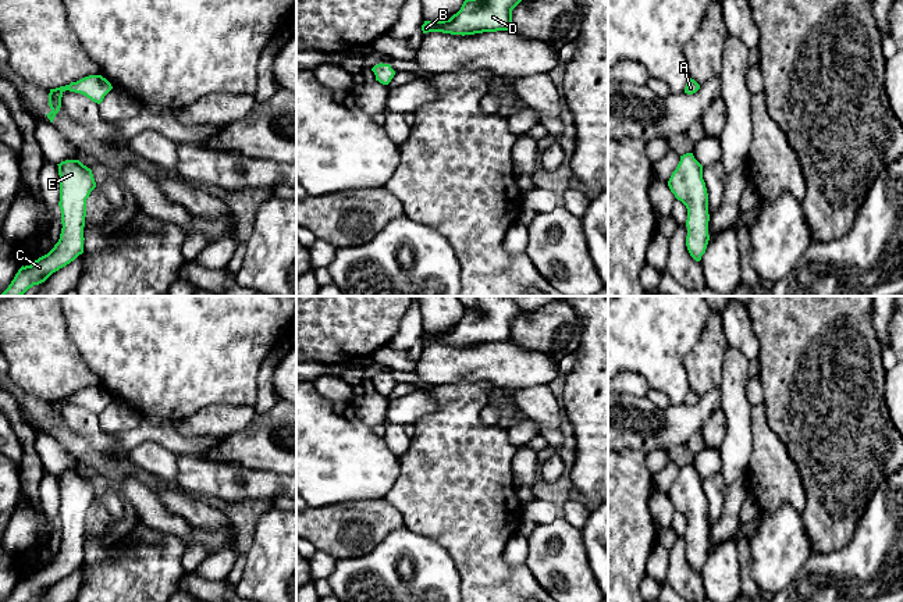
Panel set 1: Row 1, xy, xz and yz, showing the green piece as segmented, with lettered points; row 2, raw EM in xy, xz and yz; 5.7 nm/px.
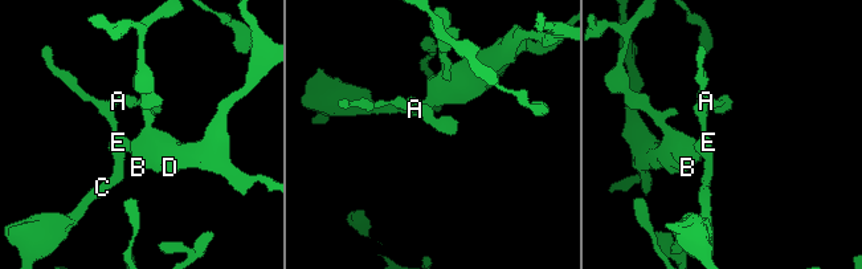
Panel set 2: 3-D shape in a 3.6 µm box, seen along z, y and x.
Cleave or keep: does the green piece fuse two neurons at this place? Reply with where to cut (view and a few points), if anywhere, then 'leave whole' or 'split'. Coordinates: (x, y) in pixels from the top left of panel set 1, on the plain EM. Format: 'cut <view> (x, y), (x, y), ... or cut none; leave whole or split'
cut none; leave whole

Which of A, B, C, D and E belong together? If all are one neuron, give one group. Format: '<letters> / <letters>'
A B C D E

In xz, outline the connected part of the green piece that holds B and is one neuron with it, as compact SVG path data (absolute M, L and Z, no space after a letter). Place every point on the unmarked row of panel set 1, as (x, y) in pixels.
M474 296L476 309L465 309L461 321L449 331L424 332L423 345L474 346L509 342L512 321L523 311L513 296Z

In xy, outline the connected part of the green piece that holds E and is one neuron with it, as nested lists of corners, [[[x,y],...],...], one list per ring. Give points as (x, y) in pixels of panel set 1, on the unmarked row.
[[[65,471],[57,477],[63,535],[60,551],[47,566],[31,577],[22,577],[6,602],[28,602],[83,564],[86,510],[96,499],[96,494],[92,481],[79,471]]]

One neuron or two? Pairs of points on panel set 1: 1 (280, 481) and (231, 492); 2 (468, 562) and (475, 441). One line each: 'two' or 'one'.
1: one
2: one

